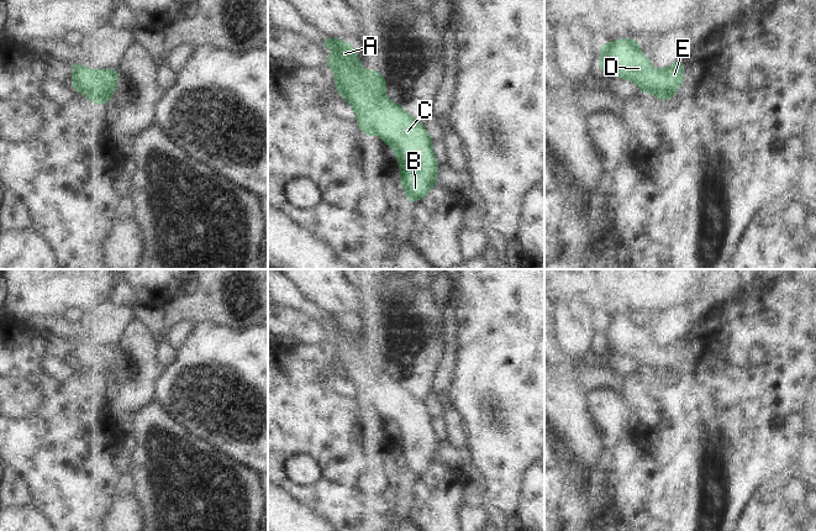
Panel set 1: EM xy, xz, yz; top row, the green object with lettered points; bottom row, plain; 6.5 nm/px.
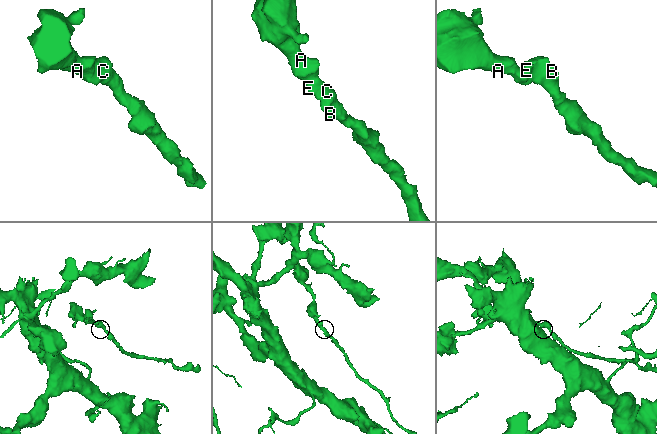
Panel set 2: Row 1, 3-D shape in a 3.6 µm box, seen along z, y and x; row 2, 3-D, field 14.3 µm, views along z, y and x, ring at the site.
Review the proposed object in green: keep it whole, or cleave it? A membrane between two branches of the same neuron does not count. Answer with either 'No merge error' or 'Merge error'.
No merge error

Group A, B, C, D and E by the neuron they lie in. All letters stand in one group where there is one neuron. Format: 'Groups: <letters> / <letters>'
Groups: A B C D E

